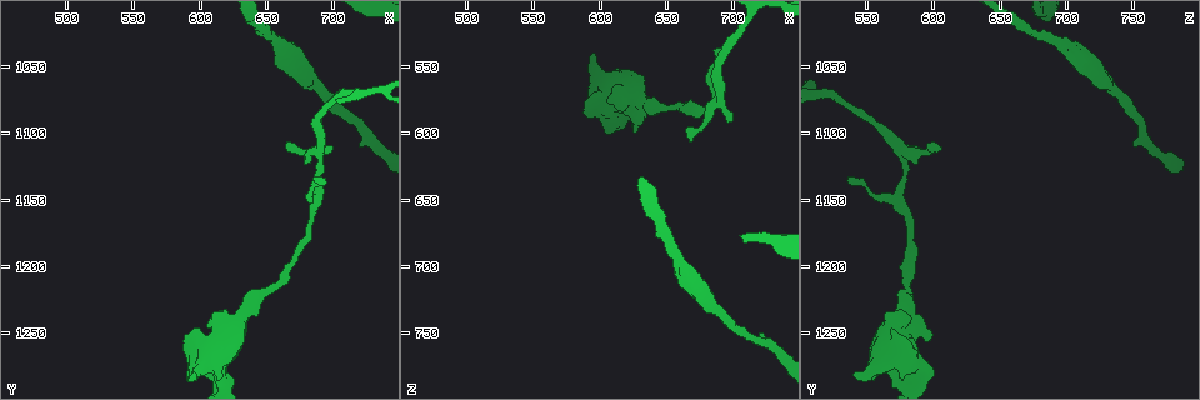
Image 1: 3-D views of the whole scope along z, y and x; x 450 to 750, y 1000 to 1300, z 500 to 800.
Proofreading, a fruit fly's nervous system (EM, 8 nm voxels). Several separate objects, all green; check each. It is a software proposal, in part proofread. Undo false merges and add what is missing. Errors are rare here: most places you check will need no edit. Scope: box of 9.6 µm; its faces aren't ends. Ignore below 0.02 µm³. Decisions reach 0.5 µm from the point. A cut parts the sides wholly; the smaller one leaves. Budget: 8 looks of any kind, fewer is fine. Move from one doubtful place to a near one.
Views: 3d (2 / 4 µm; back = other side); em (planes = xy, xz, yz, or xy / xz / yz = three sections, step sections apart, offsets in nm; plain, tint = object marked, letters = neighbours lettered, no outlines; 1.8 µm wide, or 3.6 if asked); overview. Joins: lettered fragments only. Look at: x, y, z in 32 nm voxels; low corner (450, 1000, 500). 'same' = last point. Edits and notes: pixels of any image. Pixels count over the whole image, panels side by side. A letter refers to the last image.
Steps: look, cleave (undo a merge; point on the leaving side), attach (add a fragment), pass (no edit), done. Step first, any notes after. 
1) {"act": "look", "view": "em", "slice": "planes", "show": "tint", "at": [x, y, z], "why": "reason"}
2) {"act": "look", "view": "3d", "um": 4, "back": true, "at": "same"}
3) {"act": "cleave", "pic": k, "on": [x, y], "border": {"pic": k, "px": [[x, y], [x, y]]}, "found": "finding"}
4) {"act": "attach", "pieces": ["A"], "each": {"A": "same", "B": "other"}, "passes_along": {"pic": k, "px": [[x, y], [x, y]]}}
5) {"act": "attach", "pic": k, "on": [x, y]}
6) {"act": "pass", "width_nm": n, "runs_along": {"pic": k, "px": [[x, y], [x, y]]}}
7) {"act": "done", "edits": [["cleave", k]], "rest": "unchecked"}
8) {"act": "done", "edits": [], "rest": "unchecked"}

{"act": "look", "view": "em", "um": 3.6, "slice": "planes", "show": "tint", "at": [632, 1234, 576], "why": "small branch off a trunk"}

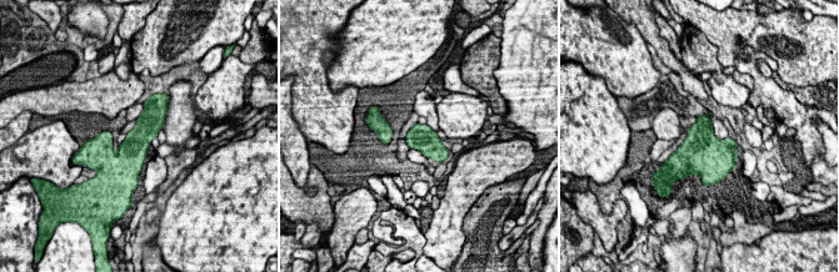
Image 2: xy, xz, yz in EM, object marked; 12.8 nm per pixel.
{"act": "look", "view": "em", "um": 3.6, "slice": "planes", "show": "letters", "at": "same"}

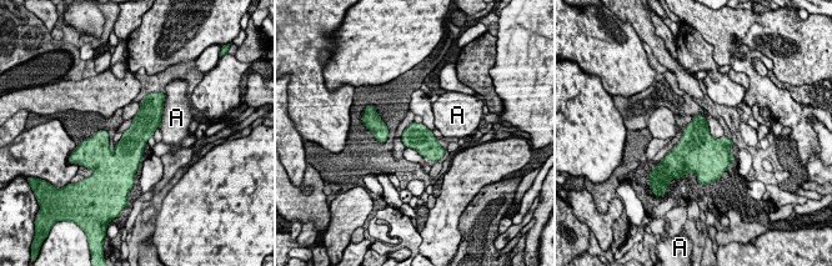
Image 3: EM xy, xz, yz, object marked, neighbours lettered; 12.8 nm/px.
{"act": "pass", "each": {"A": "other"}, "border": {"pic": 3, "px": [[164, 101], [161, 120], [158, 128]]}, "found": "continuous, no second neuron"}

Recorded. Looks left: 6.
{"act": "look", "view": "3d", "um": 4, "back": true, "at": [590, 1284, 578], "why": "thick end"}

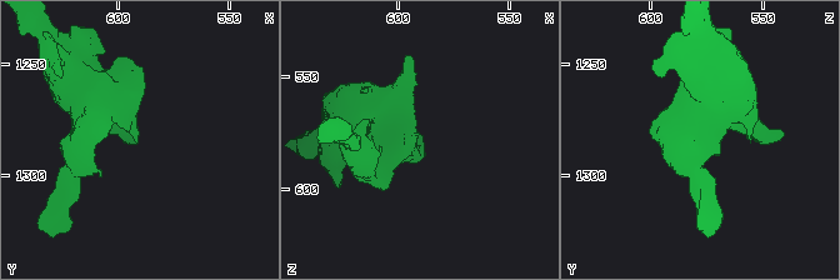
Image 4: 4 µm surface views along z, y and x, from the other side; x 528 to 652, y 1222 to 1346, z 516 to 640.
{"act": "look", "view": "em", "slice": "planes", "show": "letters", "at": [590, 1285, 577]}

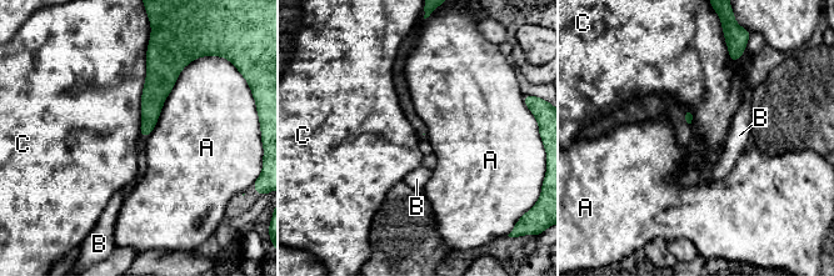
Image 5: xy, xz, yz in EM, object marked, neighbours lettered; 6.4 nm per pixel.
{"act": "pass", "each": {"A": "other", "B": "other", "C": "other"}, "border": {"pic": 5, "px": [[146, 51], [139, 133]]}, "found": "no lettered fragment goes on from it"}

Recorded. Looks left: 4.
{"act": "look", "view": "3d", "um": 2, "at": [688, 1134, 540], "why": "thin end"}

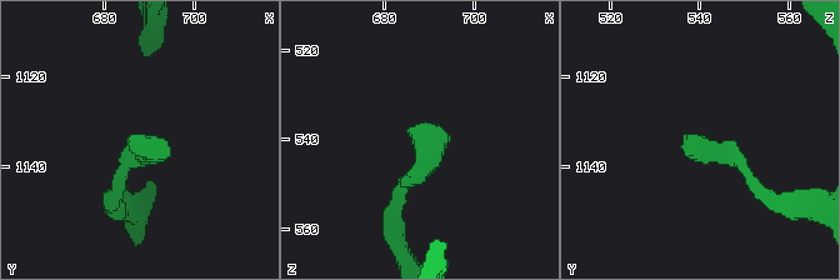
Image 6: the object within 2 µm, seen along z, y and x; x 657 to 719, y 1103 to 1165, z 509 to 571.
{"act": "look", "view": "em", "slice": "planes", "show": "letters", "at": [686, 1132, 539]}

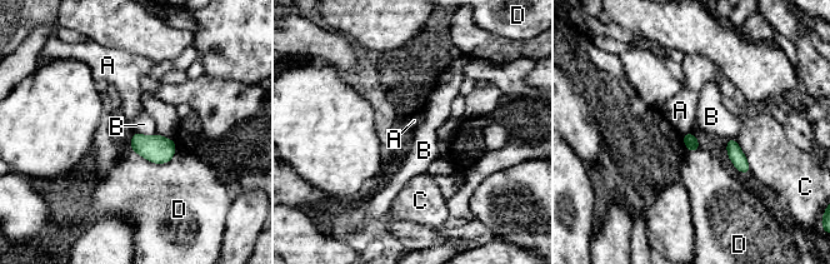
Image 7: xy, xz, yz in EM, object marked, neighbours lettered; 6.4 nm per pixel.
{"act": "pass", "each": {"A": "other", "B": "other", "C": "other", "D": "other"}, "border": {"pic": 7, "px": [[689, 132], [683, 135]]}, "found": "none of them fits"}

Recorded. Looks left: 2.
{"act": "look", "view": "em", "um": 3.6, "slice": "planes", "show": "plain", "at": [658, 1050, 702], "why": "free end"}

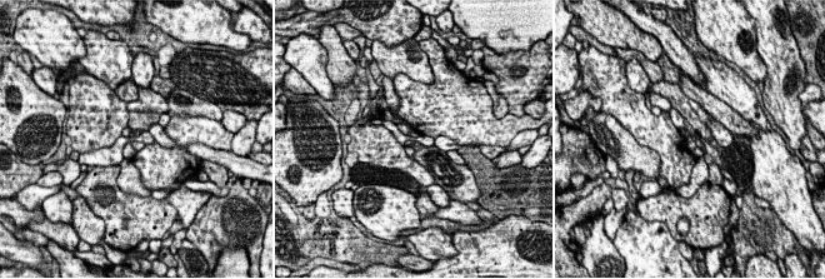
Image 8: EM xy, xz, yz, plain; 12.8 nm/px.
{"act": "look", "view": "em", "um": 3.6, "slice": "planes", "show": "letters", "at": "same"}

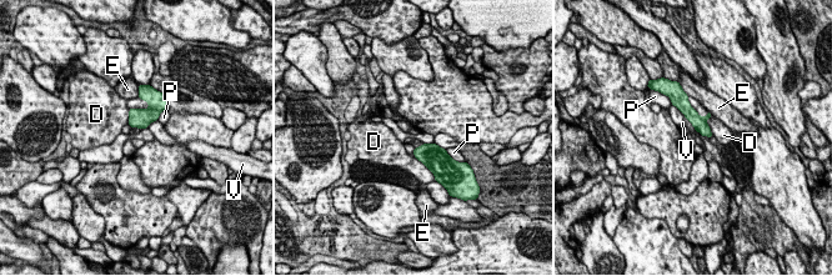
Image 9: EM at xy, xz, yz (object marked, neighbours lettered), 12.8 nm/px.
{"act": "pass", "each": {"D": "other", "E": "other", "P": "other", "V": "other"}, "runs_along": {"pic": 9, "px": [[680, 104], [707, 133]]}, "found": "no lettered fragment goes on from it"}

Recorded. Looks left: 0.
{"act": "done", "edits": [], "rest": "unchecked"}

